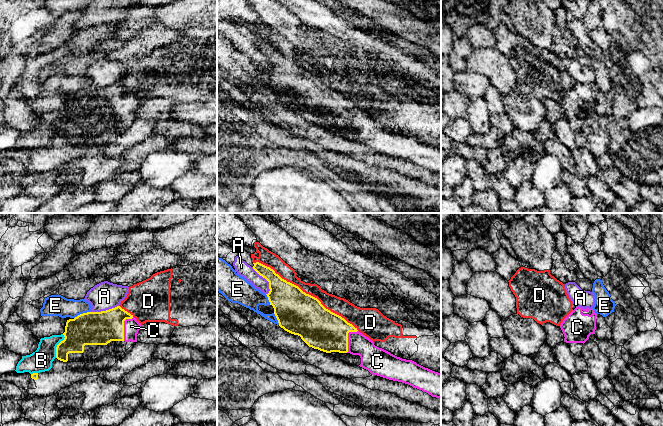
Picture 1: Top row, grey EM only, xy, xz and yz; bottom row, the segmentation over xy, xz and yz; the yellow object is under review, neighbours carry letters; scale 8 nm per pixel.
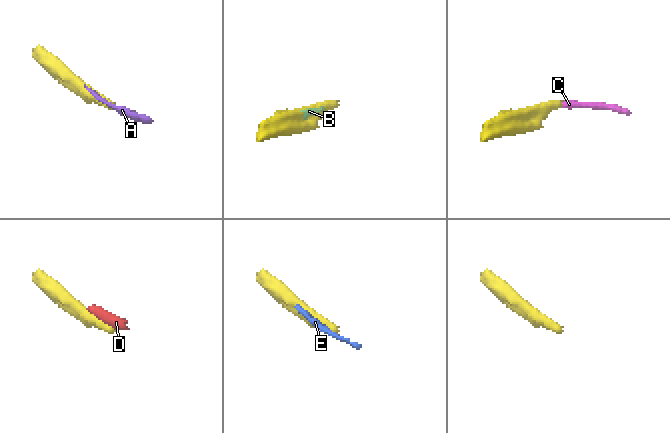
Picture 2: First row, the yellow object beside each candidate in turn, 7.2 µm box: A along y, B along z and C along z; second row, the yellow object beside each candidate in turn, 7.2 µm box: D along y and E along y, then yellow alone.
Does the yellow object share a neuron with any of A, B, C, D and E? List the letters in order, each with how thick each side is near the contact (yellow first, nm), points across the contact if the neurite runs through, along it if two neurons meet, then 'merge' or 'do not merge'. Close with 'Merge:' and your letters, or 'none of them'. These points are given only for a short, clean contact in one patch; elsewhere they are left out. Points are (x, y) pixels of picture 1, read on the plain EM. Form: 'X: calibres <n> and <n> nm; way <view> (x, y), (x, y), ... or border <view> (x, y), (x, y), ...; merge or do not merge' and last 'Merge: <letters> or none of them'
A: calibres 280 and 110 nm; do not merge
B: calibres 240 and 180 nm; do not merge
C: calibres 320 and 180 nm; way xz (318, 103), (347, 114), (359, 120), (371, 132); merge
D: calibres 340 and 130 nm; do not merge
E: calibres 280 and 180 nm; do not merge
Merge: C

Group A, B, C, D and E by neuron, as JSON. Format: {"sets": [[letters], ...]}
{"sets": [["A"], ["B"], ["C"], ["D"], ["E"]]}

